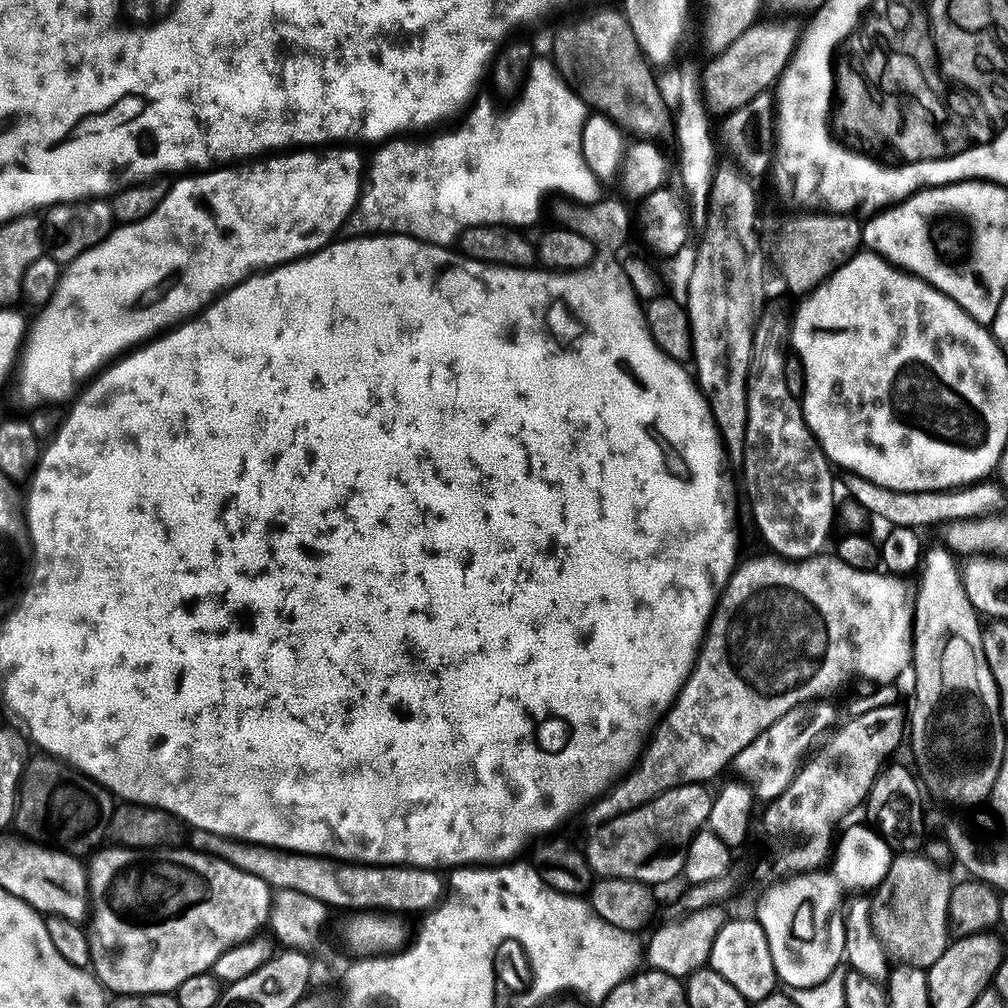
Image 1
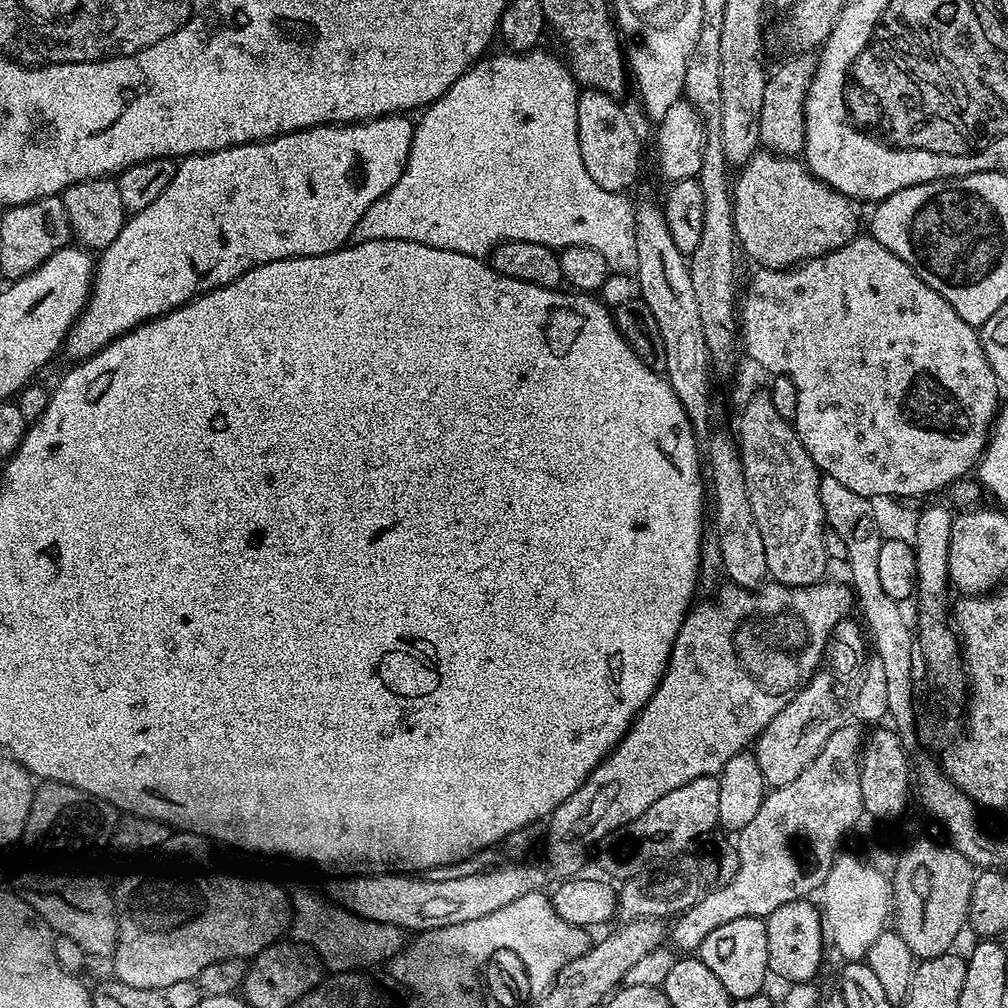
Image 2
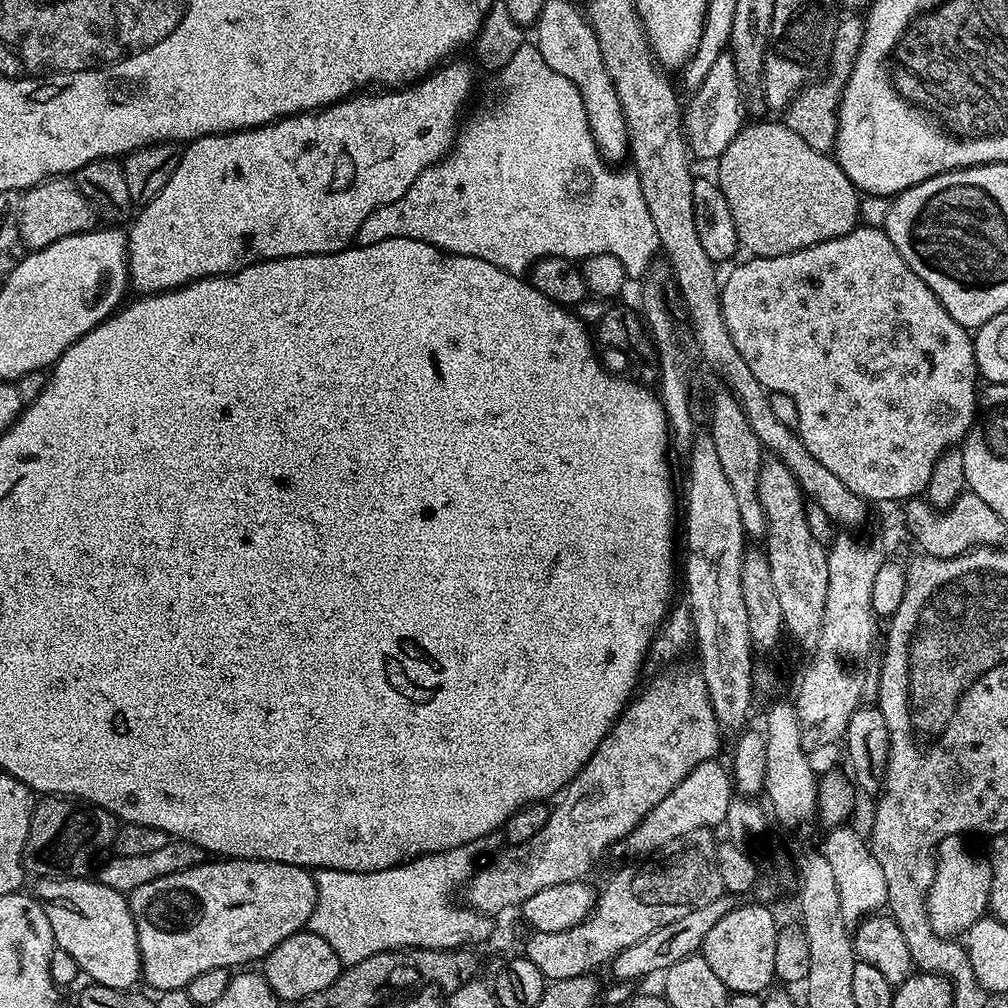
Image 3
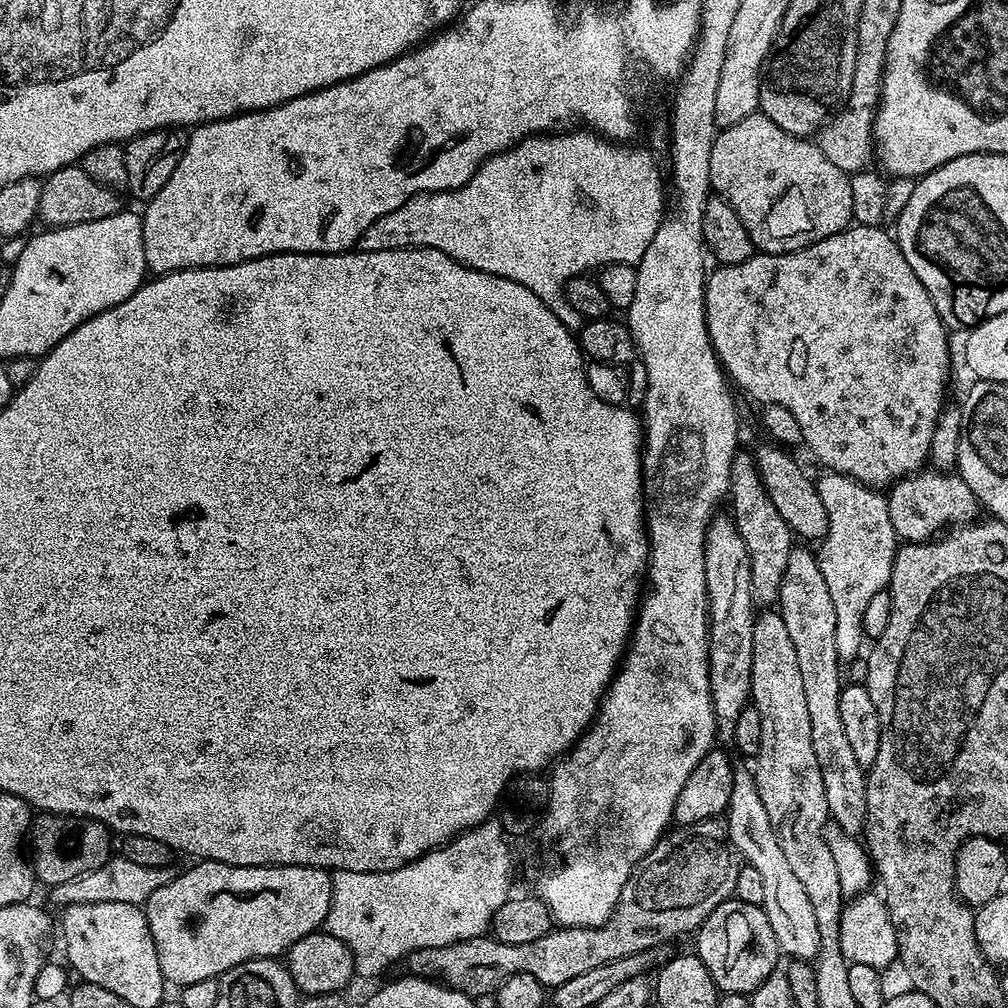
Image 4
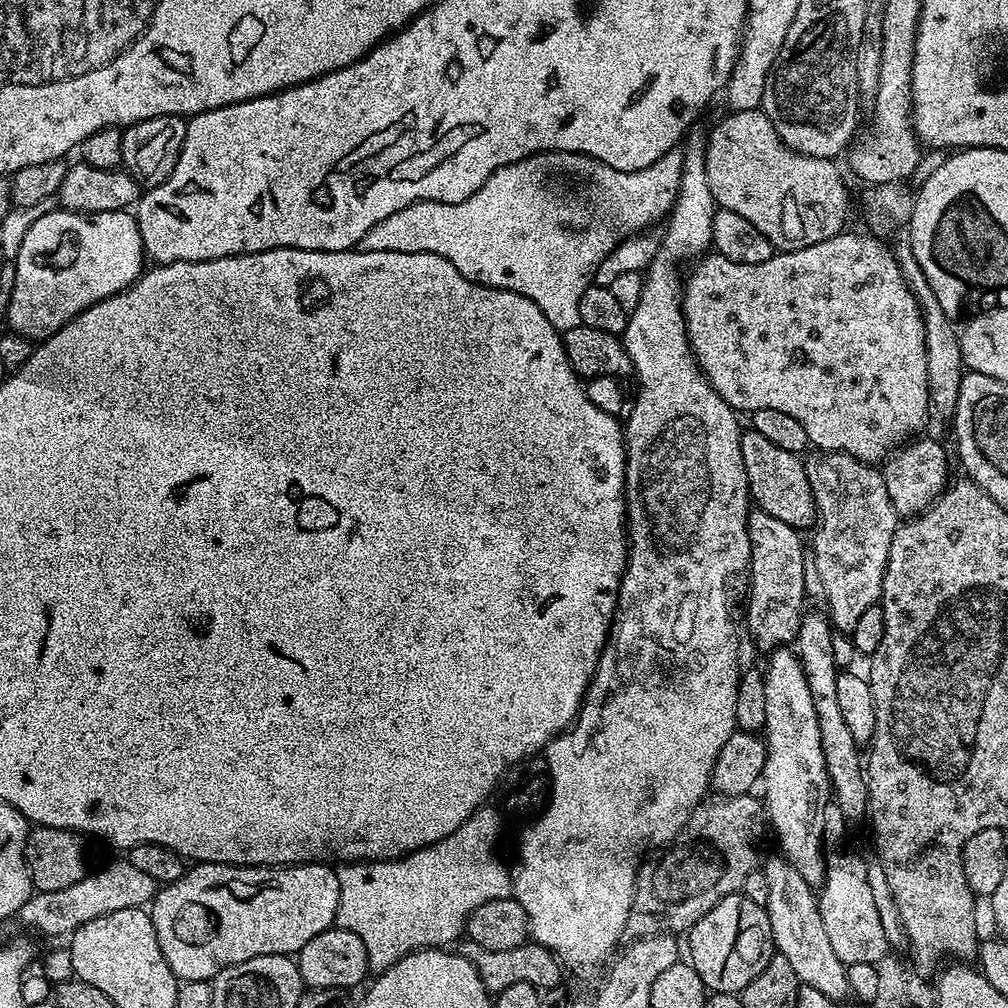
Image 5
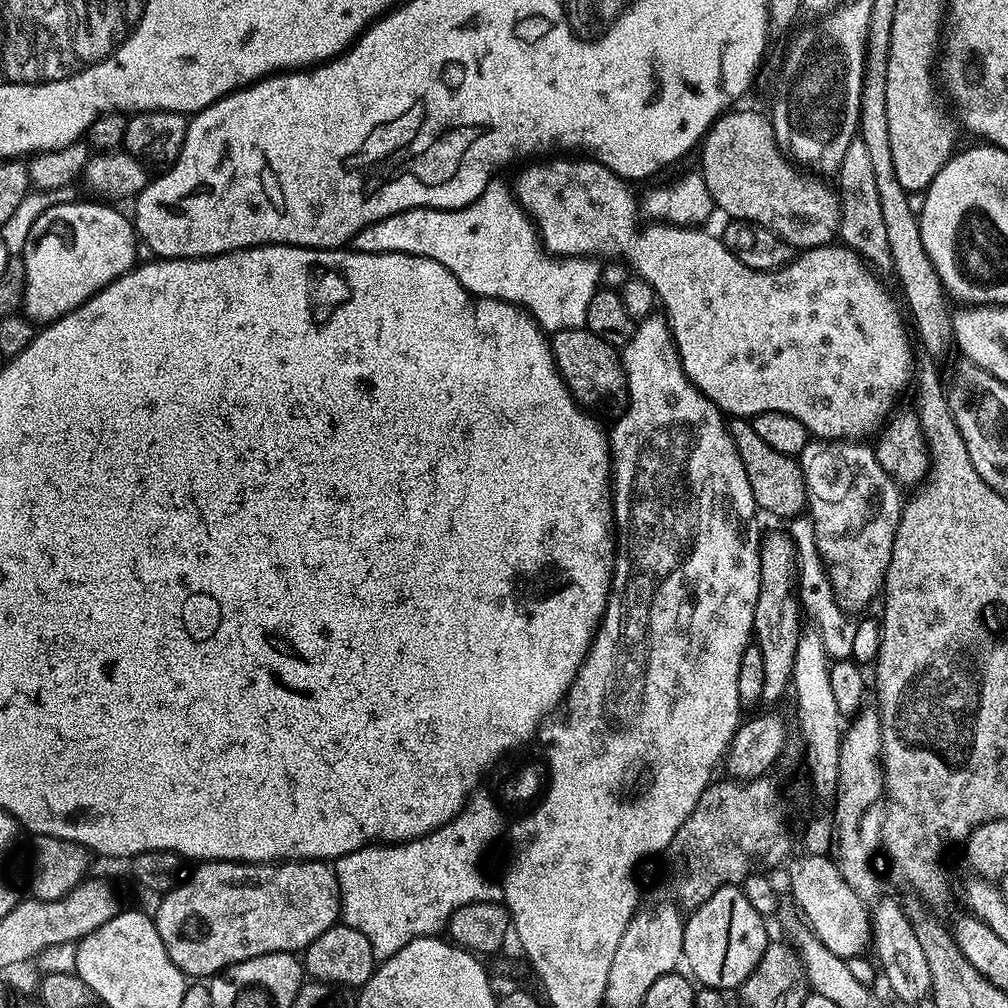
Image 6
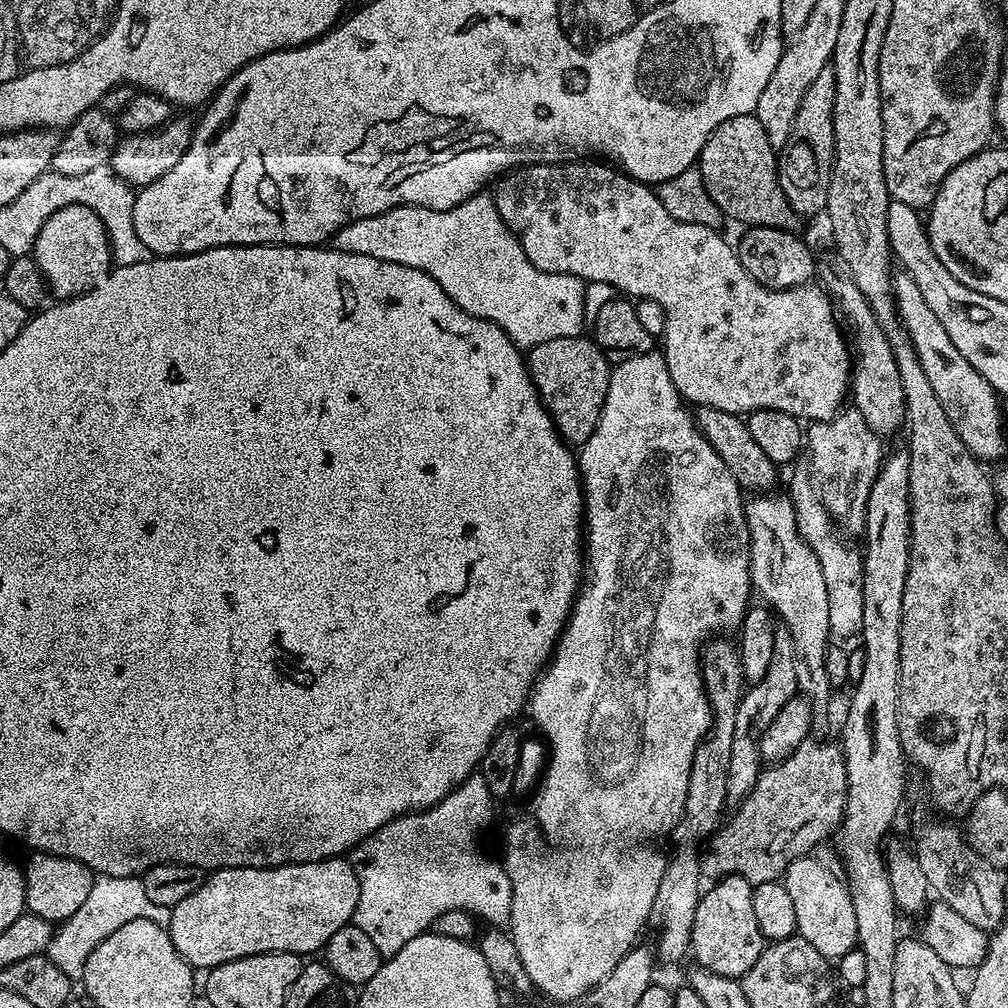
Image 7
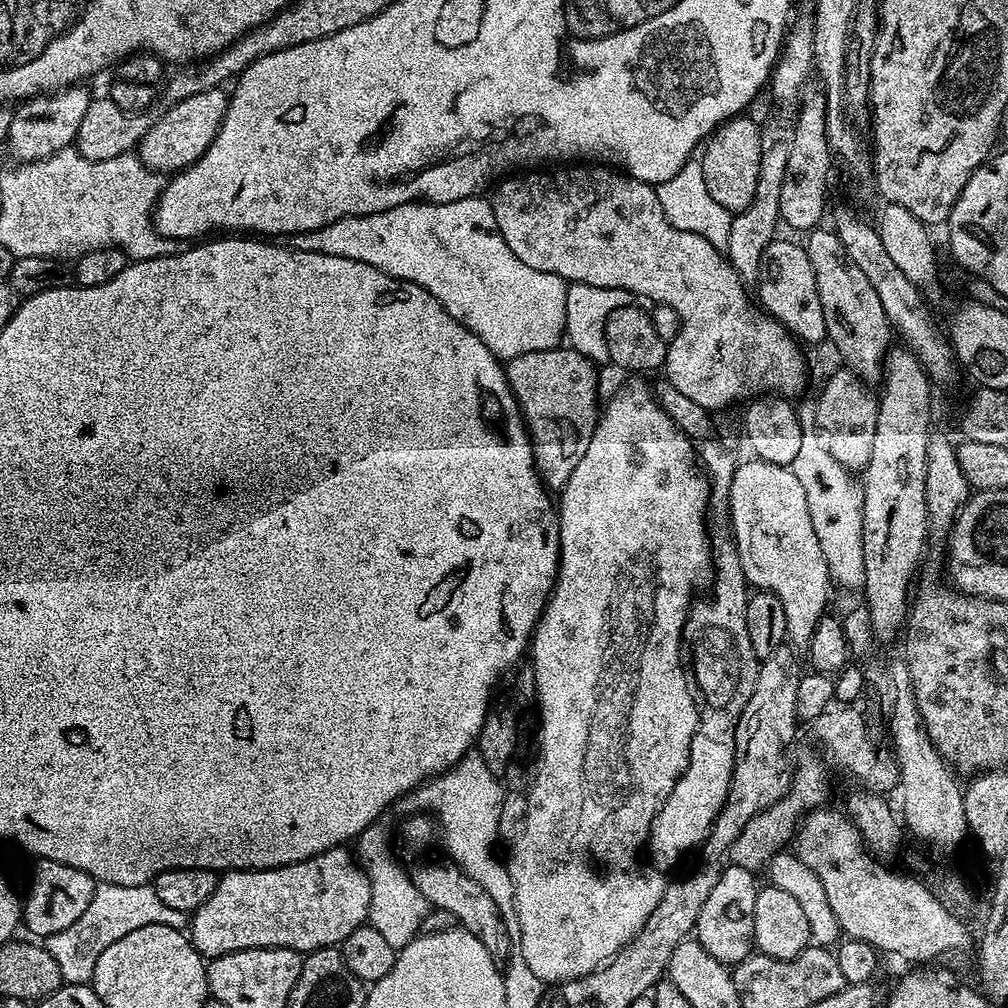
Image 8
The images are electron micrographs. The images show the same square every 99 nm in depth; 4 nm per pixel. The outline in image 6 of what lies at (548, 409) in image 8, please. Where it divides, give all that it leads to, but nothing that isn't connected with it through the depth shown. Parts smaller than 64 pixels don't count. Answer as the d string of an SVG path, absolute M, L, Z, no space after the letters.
M588 327L553 332L550 343L556 368L577 404L592 410L595 404L604 404L611 396L625 391L626 377L621 353L610 342L598 338L598 334Z

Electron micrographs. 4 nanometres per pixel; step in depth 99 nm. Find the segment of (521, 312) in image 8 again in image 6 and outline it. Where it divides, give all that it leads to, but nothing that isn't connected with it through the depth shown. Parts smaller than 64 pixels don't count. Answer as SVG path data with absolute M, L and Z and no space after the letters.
M500 178L492 179L483 194L464 208L411 208L366 226L366 230L352 239L351 247L357 252L408 252L412 256L434 258L434 262L442 262L462 282L467 292L519 306L548 334L585 327L590 298L594 298L601 283L600 268L596 265L599 263L595 259L557 258L544 251L535 224L520 209L509 185L507 188Z

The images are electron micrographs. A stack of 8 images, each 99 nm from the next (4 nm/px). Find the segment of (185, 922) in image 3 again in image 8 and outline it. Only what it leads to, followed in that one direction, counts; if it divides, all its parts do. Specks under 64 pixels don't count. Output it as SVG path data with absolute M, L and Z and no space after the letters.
M344 846L339 848L327 848L322 854L311 856L302 862L287 864L281 868L225 871L223 875L217 879L214 894L210 894L210 898L206 898L206 902L202 902L202 906L198 906L198 910L191 913L190 928L192 924L192 932L190 931L190 939L193 946L200 951L200 955L205 958L225 956L231 952L250 950L251 948L289 948L295 952L307 954L314 950L318 950L319 948L335 948L343 944L346 938L350 938L350 934L354 934L354 930L361 928L367 921L369 908L370 882L366 878L364 869L360 867L355 855Z

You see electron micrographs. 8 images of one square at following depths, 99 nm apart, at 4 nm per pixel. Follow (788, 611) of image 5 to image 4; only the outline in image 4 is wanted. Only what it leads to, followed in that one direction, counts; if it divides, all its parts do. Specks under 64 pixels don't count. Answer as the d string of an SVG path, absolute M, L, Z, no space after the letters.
M740 450L736 453L732 463L730 504L731 500L731 519L736 521L738 534L742 534L742 542L746 542L746 550L750 554L752 594L755 603L764 604L760 606L775 605L780 599L780 588L784 584L786 562L790 562L794 534L786 526L782 514L774 510L774 502L770 502L766 486L756 469L756 457L751 451Z

